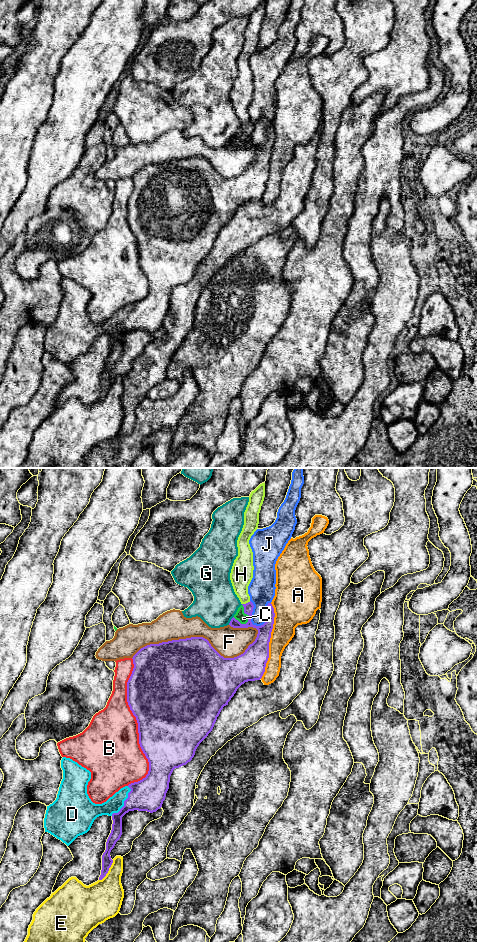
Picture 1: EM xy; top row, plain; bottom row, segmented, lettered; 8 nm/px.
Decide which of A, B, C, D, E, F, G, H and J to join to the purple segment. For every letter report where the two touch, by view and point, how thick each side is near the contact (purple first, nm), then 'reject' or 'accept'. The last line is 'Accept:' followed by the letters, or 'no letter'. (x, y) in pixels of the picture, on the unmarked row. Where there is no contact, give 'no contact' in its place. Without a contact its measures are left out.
A: contact xy (269, 161); calibres 240 and 200 nm; reject
B: contact xy (138, 246); calibres 500 and 440 nm; reject
C: contact xy (246, 133); calibres 110 and 80 nm; reject
D: contact xy (124, 322); calibres 260 and 130 nm; accept
E: contact xy (108, 390); calibres 80 and 320 nm; reject
F: contact xy (198, 157); calibres 480 and 240 nm; reject
G: contact xy (231, 140); calibres 80 and 360 nm; reject
H: contact xy (246, 123); calibres 80 and 180 nm; reject
J: contact xy (251, 136); calibres 130 and 220 nm; reject
Accept: D

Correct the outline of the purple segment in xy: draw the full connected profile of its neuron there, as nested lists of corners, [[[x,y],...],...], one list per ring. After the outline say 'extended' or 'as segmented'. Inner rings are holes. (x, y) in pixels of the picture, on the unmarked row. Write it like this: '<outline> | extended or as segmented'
[[[250,121],[242,125],[244,133],[249,136],[248,142],[241,144],[233,137],[229,145],[233,148],[253,147],[258,150],[258,154],[245,172],[237,177],[224,178],[203,157],[150,164],[133,176],[134,188],[127,202],[127,222],[136,237],[139,264],[149,282],[149,291],[145,298],[121,308],[106,322],[95,324],[87,314],[91,292],[70,278],[62,278],[63,299],[56,320],[47,326],[45,352],[69,366],[78,356],[90,350],[97,337],[111,336],[112,350],[102,375],[99,400],[106,396],[113,383],[110,372],[122,355],[122,337],[129,331],[153,333],[160,329],[169,309],[173,290],[192,280],[197,267],[212,251],[221,230],[228,225],[237,209],[245,202],[262,198],[269,178],[274,128],[268,123],[266,142],[256,146],[251,142],[253,123]]] | extended

